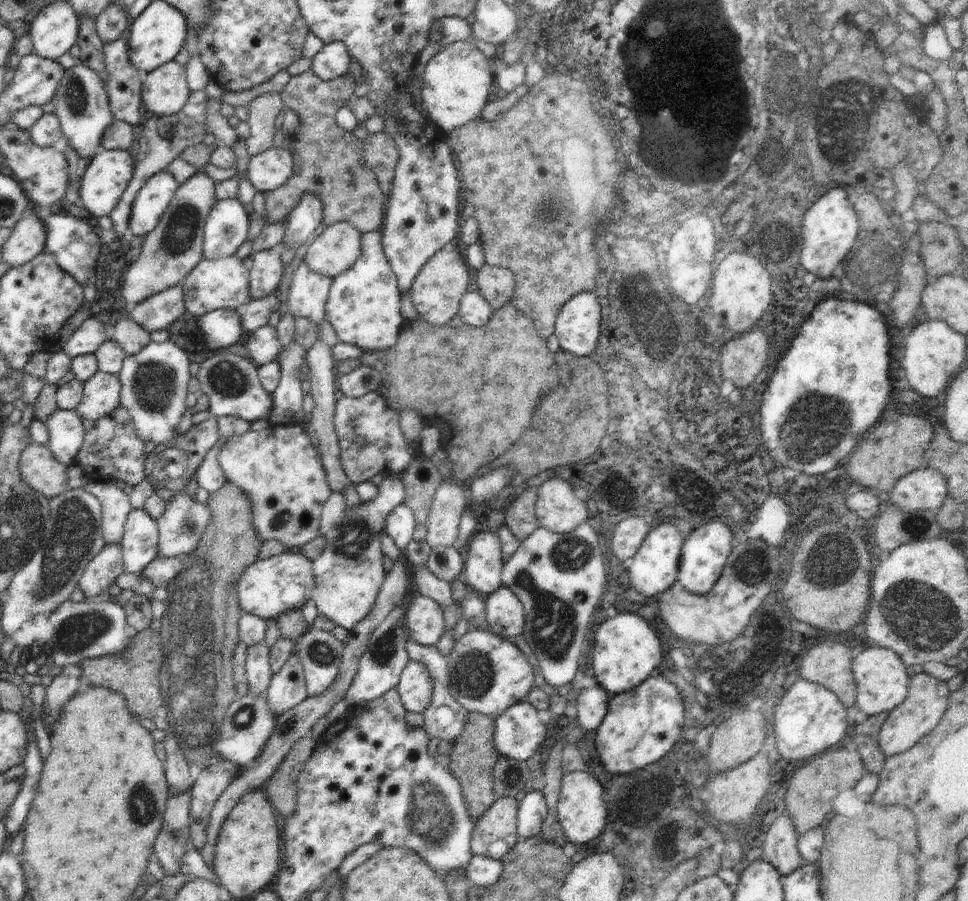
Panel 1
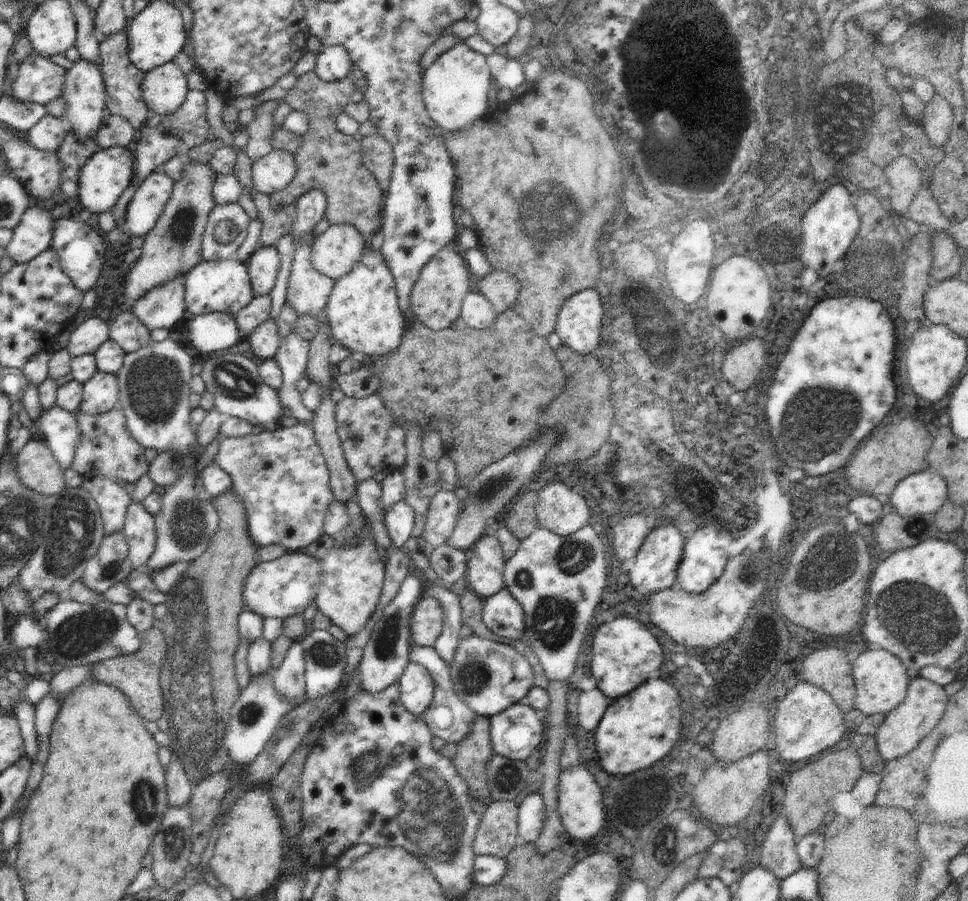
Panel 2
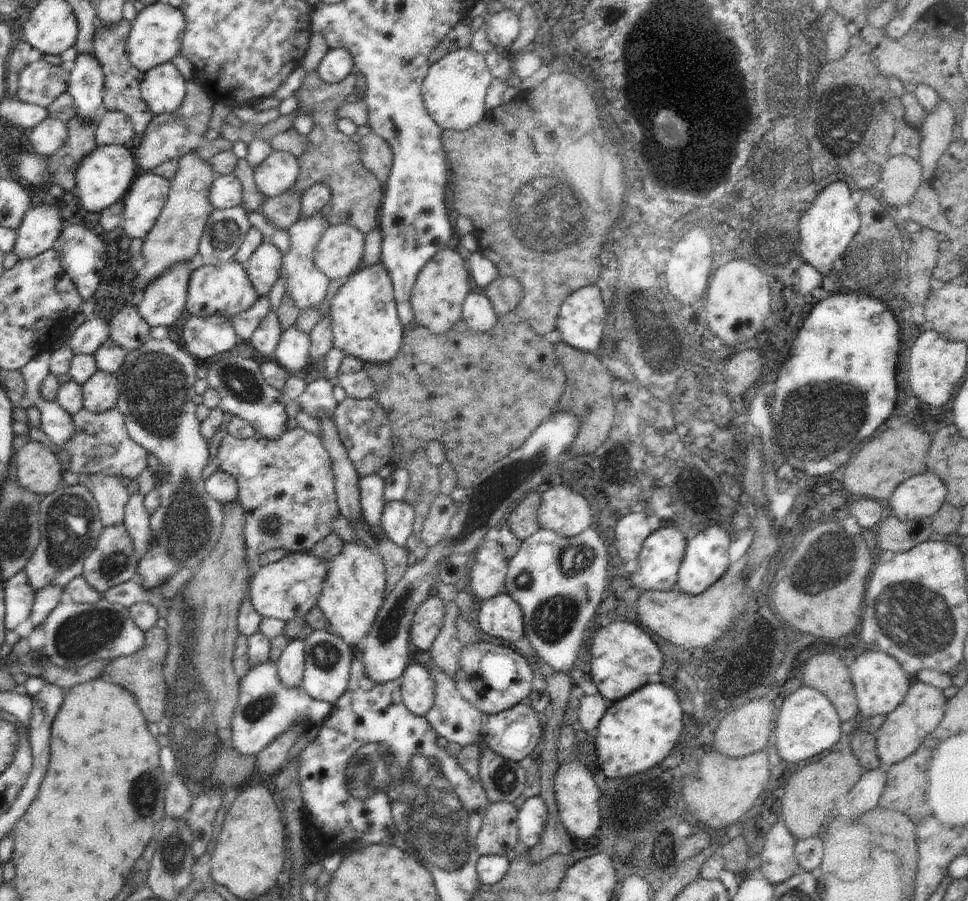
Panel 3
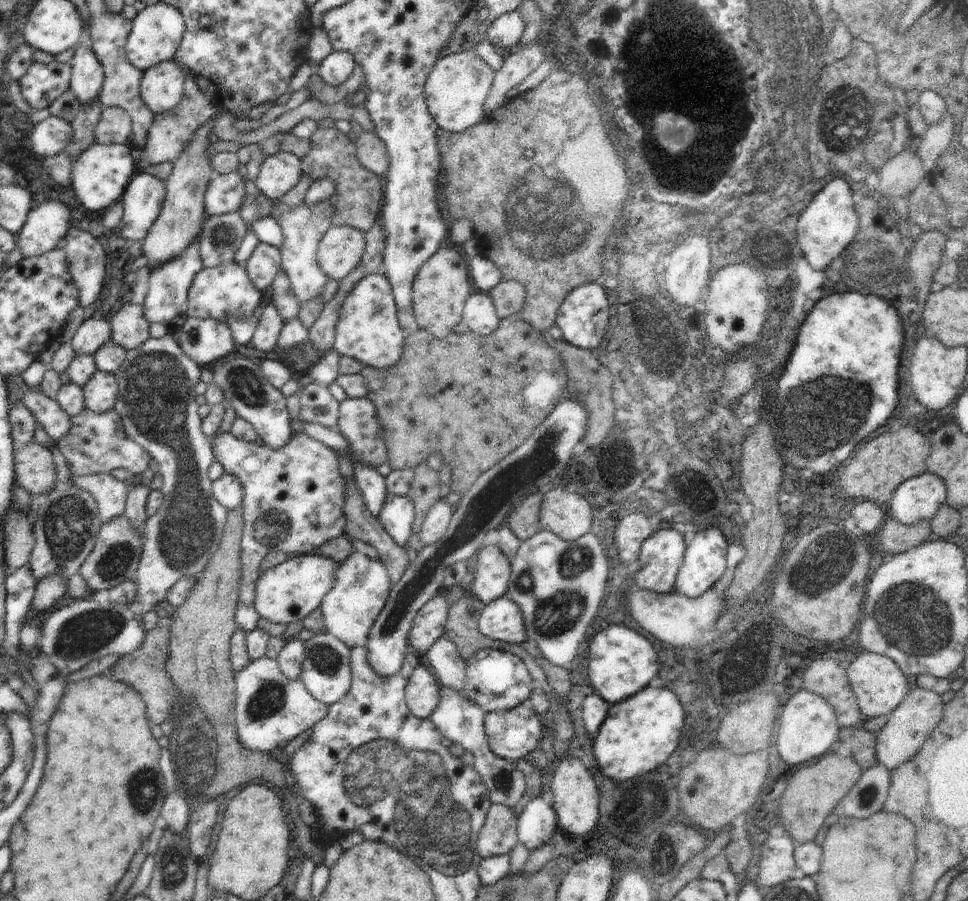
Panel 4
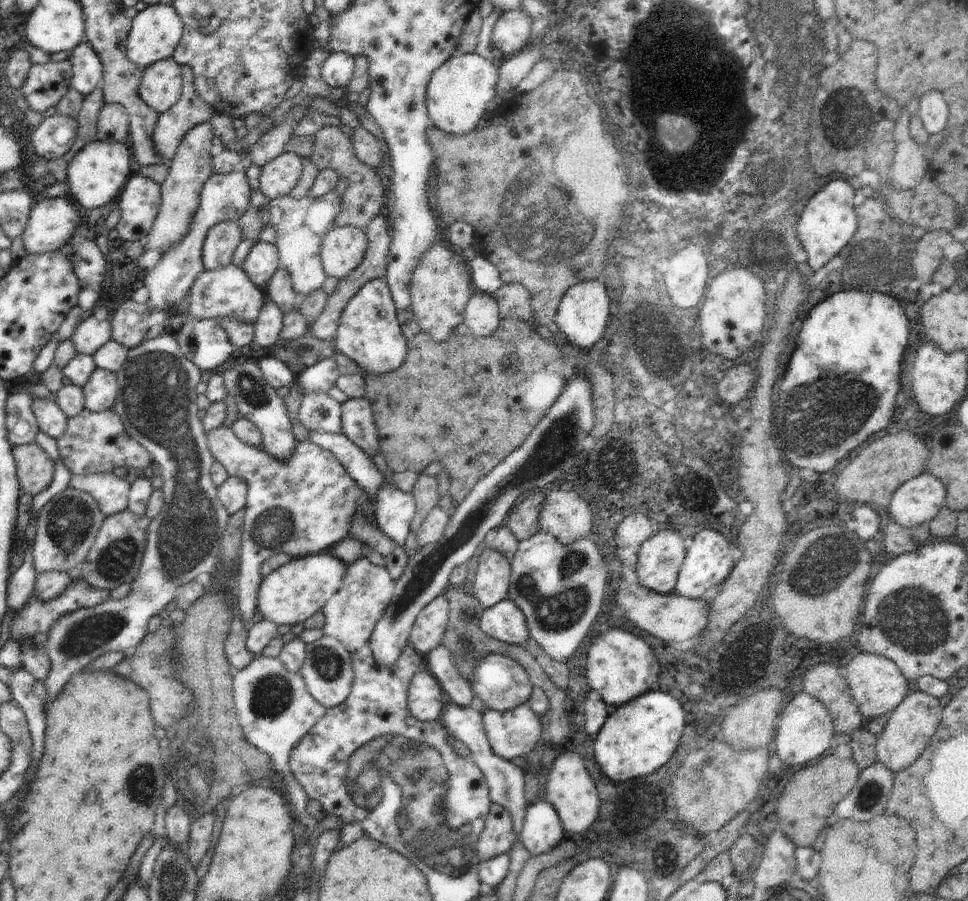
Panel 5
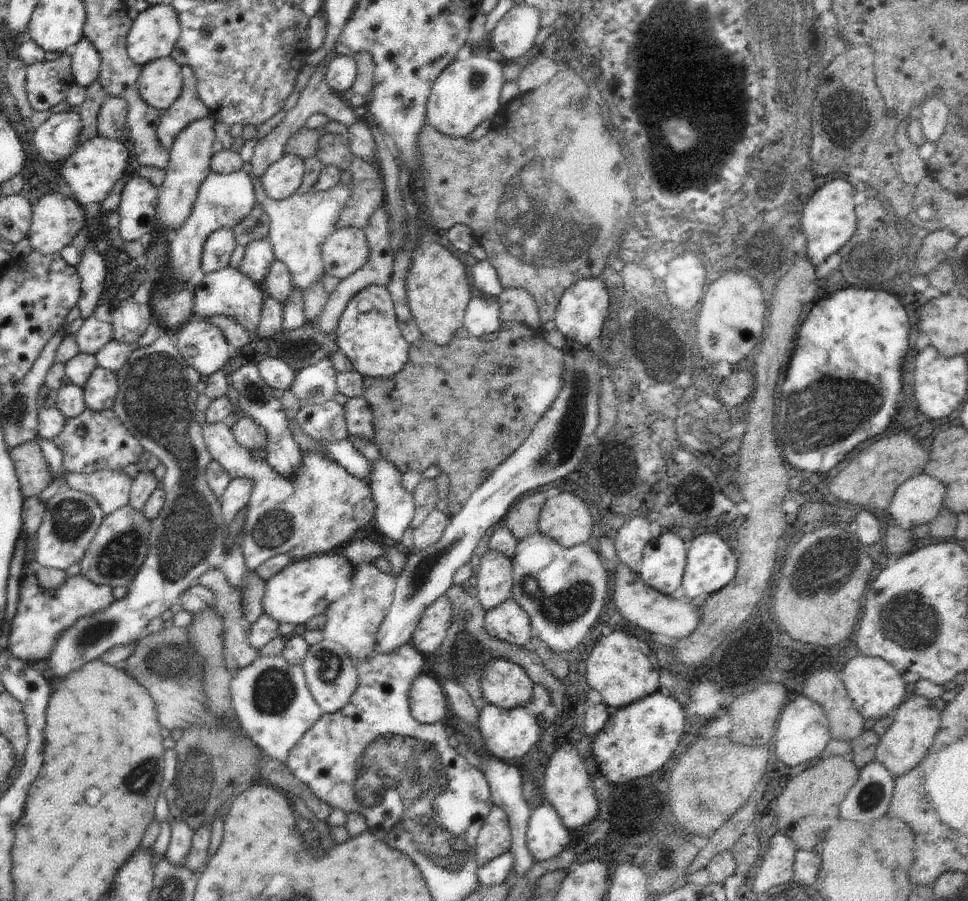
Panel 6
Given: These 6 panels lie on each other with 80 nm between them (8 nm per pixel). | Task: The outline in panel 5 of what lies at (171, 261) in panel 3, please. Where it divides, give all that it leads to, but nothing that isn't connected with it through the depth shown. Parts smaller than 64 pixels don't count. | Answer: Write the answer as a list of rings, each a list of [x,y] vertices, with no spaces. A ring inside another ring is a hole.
[[[209,121],[197,124],[182,138],[174,156],[171,158],[166,180],[161,184],[161,205],[155,221],[147,234],[149,238],[147,249],[158,248],[162,252],[178,244],[187,234],[190,223],[198,205],[203,184],[213,175],[211,167],[213,145],[215,136]]]

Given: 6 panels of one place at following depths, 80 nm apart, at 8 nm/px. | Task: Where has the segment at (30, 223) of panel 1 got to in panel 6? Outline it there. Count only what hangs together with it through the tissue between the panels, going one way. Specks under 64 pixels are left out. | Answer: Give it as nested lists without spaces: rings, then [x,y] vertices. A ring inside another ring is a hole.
[[[56,192],[48,193],[34,205],[31,227],[26,237],[30,240],[33,250],[43,255],[60,253],[62,248],[70,245],[76,234],[84,229],[87,223],[83,206],[75,198]]]

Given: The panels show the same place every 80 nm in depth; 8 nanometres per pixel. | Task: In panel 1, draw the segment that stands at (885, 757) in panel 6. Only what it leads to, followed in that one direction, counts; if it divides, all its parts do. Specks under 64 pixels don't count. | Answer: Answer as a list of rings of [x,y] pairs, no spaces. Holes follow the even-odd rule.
[[[924,672],[912,676],[909,680],[906,700],[891,710],[876,735],[879,738],[879,747],[885,757],[890,758],[910,750],[919,740],[932,732],[932,729],[936,728],[936,725],[943,719],[950,695],[950,690],[946,688],[945,682]]]

